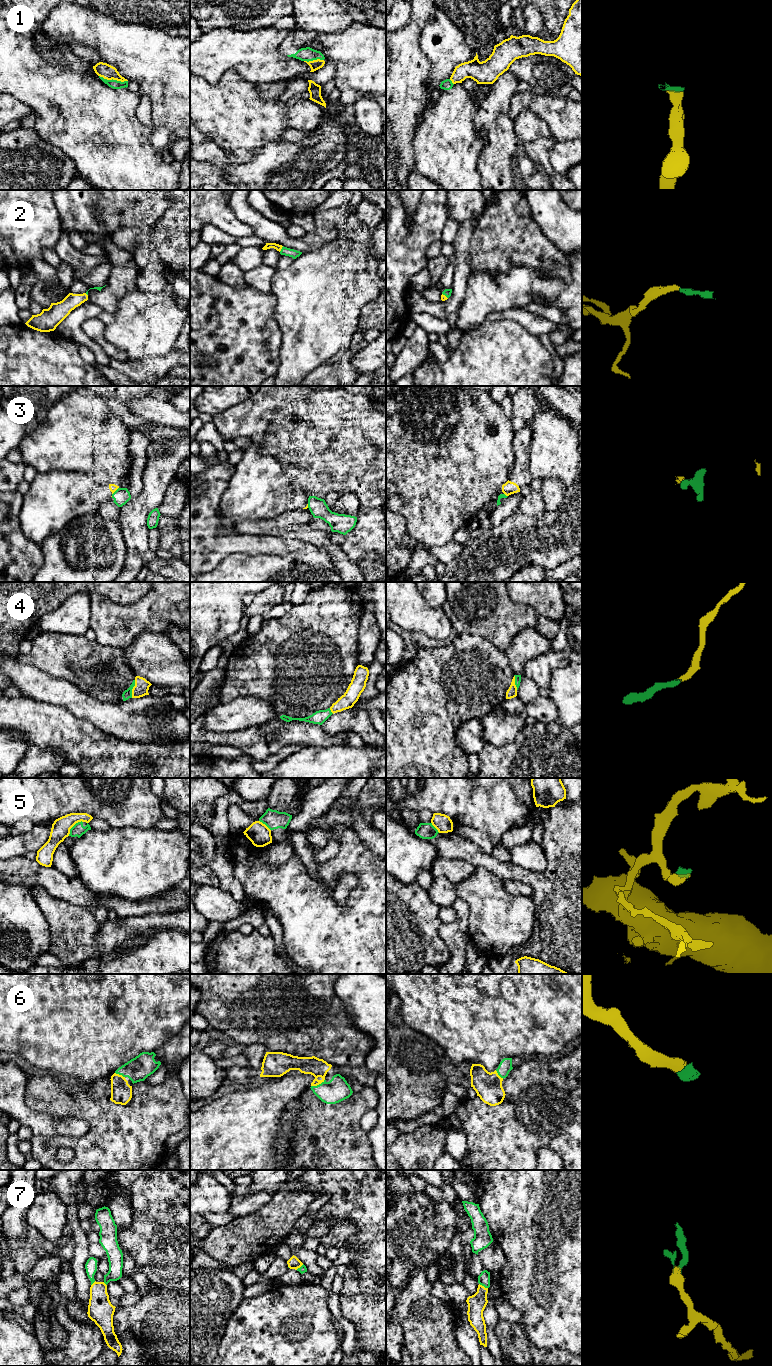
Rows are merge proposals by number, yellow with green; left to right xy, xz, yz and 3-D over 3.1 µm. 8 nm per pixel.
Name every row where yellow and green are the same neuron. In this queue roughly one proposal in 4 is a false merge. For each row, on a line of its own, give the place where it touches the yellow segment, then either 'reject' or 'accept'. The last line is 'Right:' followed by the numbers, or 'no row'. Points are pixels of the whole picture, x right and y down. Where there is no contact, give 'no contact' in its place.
1: xy (113, 79) | accept
2: xz (281, 248) | accept
3: xy (115, 490) | reject
4: xy (132, 689) | accept
5: xy (72, 826) | reject
6: xz (317, 1084) | accept
7: yz (483, 1286) | accept
Right: 1, 2, 4, 6, 7

